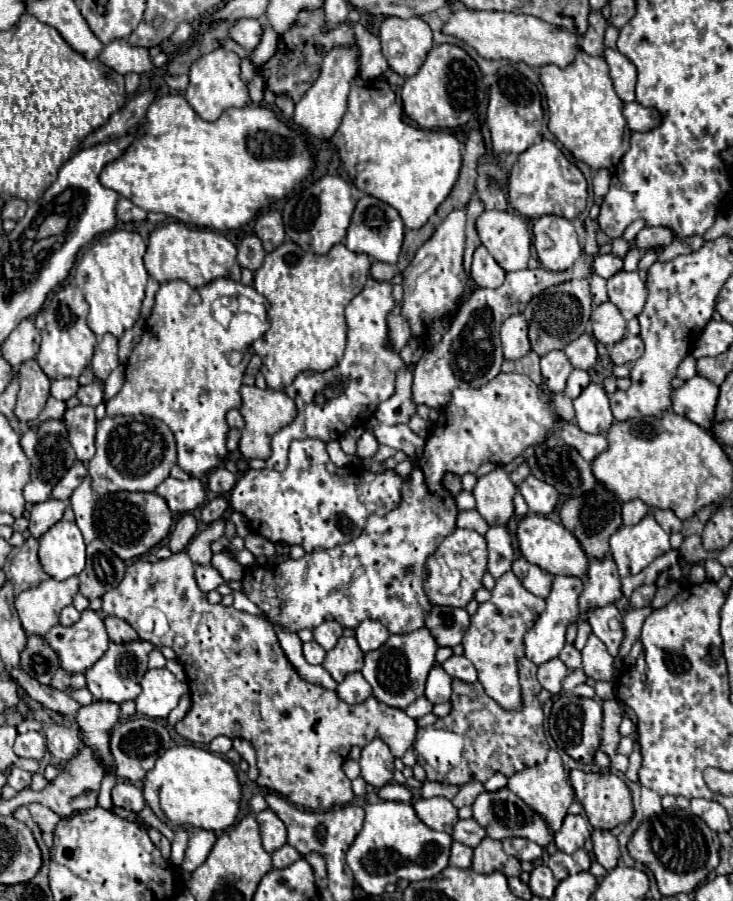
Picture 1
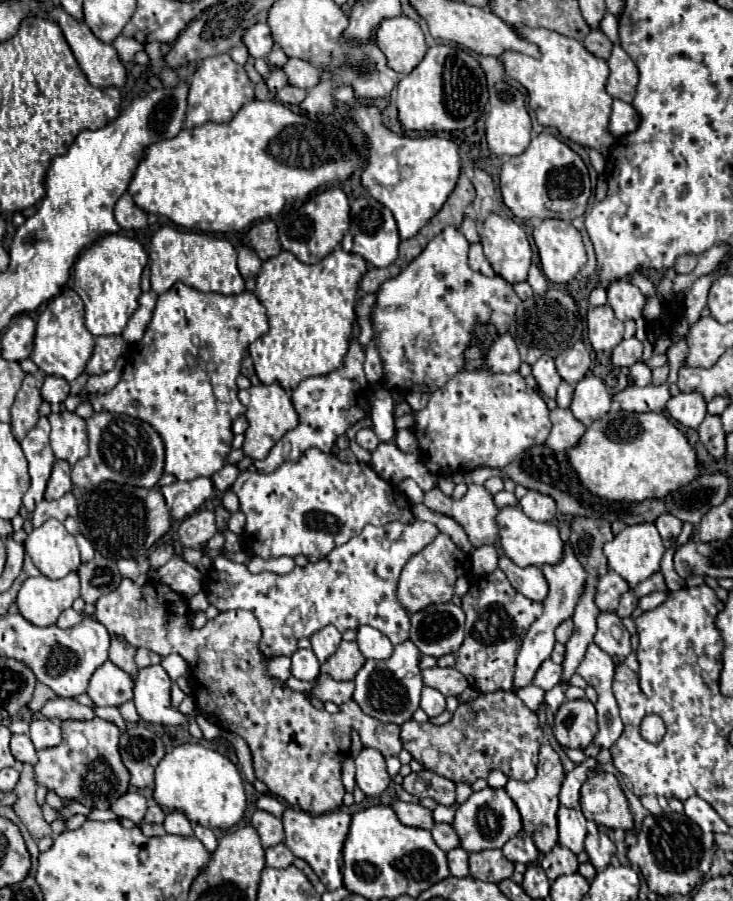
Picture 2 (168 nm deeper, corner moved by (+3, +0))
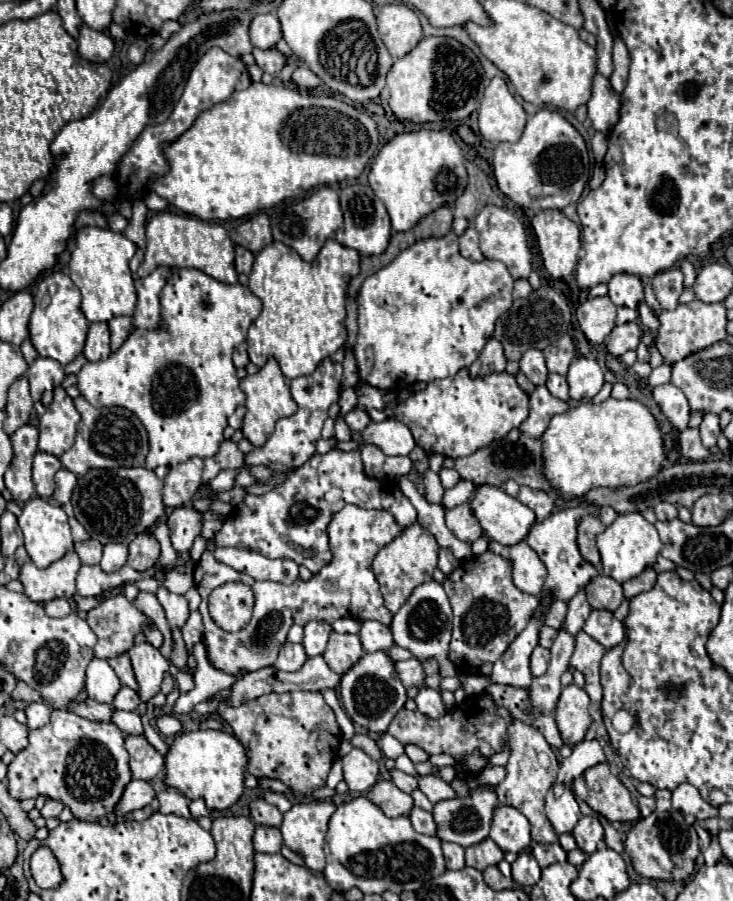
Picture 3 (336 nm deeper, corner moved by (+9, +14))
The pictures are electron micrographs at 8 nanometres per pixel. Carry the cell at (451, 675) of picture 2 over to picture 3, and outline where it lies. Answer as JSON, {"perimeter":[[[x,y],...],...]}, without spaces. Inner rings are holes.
{"perimeter":[[[409,658],[409,660],[397,662],[395,670],[399,672],[399,678],[403,680],[403,684],[407,684],[407,688],[421,686],[427,678],[427,674],[423,670],[423,662],[419,658]]]}

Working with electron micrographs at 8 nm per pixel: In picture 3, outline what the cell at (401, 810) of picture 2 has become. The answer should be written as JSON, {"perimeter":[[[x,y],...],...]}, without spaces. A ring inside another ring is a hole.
{"perimeter":[[[377,782],[369,792],[367,798],[375,802],[387,816],[409,816],[413,810],[413,798],[405,792],[401,792],[393,782]]]}

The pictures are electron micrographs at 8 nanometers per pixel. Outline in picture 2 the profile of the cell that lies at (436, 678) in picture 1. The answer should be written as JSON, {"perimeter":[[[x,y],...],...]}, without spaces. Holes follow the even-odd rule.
{"perimeter":[[[425,686],[425,690],[421,692],[421,710],[423,710],[429,718],[439,716],[439,714],[445,710],[445,696],[443,696],[439,690]]]}

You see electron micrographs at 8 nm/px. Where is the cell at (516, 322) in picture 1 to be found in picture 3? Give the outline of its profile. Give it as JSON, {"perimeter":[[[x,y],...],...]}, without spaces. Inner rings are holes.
{"perimeter":[[[489,338],[479,358],[469,366],[471,376],[485,376],[491,372],[503,372],[507,366],[507,358],[503,346],[497,338]]]}

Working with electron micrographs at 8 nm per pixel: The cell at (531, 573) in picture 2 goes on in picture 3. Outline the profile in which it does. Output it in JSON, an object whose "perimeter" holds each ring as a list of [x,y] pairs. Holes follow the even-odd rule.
{"perimeter":[[[489,542],[489,548],[491,552],[511,562],[513,582],[521,592],[527,592],[533,596],[541,594],[547,568],[527,542],[519,542],[515,546],[501,546],[499,542]]]}

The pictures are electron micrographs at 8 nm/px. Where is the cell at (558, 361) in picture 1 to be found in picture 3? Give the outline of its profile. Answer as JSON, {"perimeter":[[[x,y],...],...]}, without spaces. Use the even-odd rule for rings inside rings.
{"perimeter":[[[537,348],[527,350],[527,352],[521,356],[519,364],[521,364],[521,372],[523,372],[533,384],[537,384],[537,386],[545,384],[549,372],[547,372],[545,356],[543,356],[541,350],[537,350]]]}

